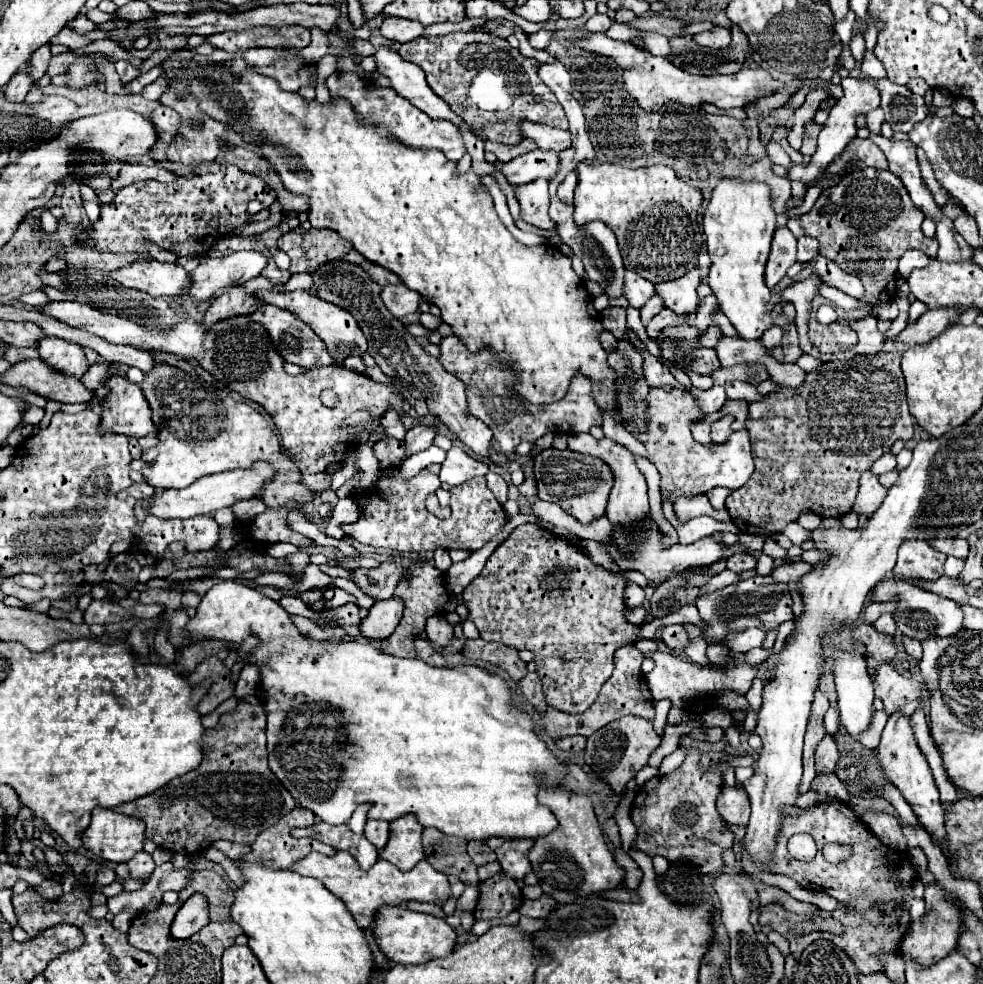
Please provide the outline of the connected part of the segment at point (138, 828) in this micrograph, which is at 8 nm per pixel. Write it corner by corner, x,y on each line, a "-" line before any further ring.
102,806
94,808
92,822
82,832
84,848
112,862
128,862
142,850
144,838
144,822
140,818
124,816

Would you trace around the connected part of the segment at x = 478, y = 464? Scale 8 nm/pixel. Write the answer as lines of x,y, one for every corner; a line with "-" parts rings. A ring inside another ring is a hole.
452,446
448,450
446,460
442,462
442,470
440,470
440,480
448,486
456,486
460,482
466,482
468,478
474,476
484,476
488,472
488,464
482,460
476,460
472,456
468,456
462,448

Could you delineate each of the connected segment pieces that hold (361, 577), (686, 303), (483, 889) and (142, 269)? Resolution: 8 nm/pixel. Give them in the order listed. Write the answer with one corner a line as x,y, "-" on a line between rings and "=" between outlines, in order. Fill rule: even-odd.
382,562
378,568
372,570
358,568
352,574
354,574
354,582
362,588
364,594
376,600
386,600
394,596
394,590
406,572
408,572
406,566
400,566
396,562
=
696,266
694,270
690,270
682,278
658,284
656,294
660,294
664,298
664,306
674,310
676,314
692,314
698,306
696,288
702,282
700,274
702,274
702,268
=
500,870
480,884
480,898
476,904
476,920
480,918
506,918
522,904
522,890
518,884
=
144,260
134,262
110,274
112,280
126,288
144,290
152,296
182,296
188,294
192,286
190,274
180,264

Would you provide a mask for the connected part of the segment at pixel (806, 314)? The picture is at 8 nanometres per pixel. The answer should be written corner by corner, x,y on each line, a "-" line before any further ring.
812,274
808,276
806,280
800,280
796,284
792,284
790,288
782,290
782,298
788,300
788,302
794,302
796,306
796,328
798,328
798,336
800,336
800,348
804,354
810,354
822,362
832,362
832,360
840,360
842,358
842,352
838,356
824,356
820,354
808,340
806,332
808,332
808,318
810,318
810,302
812,298
818,294
820,286
826,284
818,274

